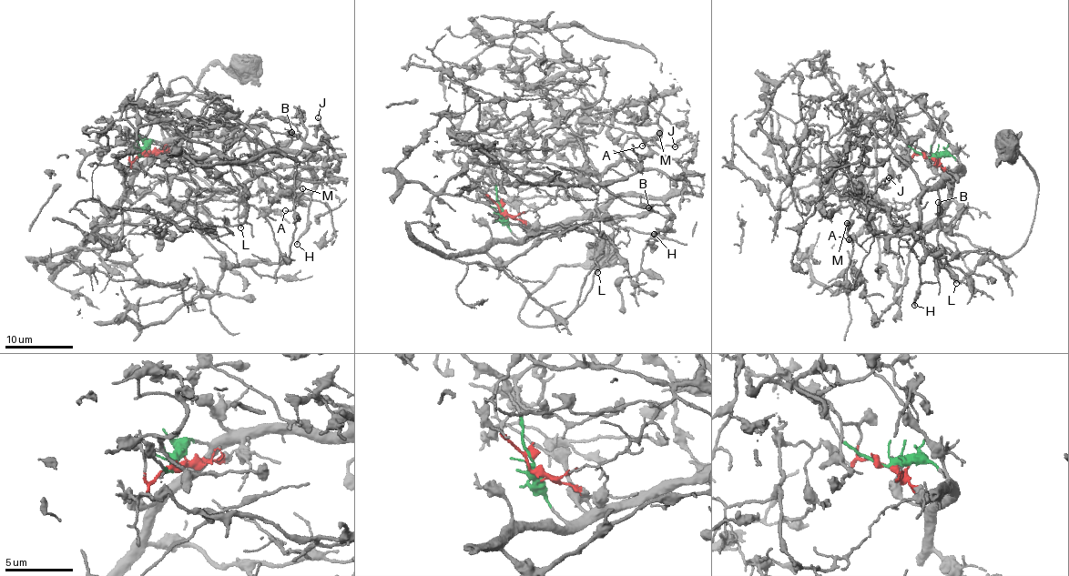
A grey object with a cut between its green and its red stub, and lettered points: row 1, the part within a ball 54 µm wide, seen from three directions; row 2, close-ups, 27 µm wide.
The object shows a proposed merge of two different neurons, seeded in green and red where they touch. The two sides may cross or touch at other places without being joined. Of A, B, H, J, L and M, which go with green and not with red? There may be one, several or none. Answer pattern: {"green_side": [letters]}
{"green_side": ["B", "H", "L"]}

